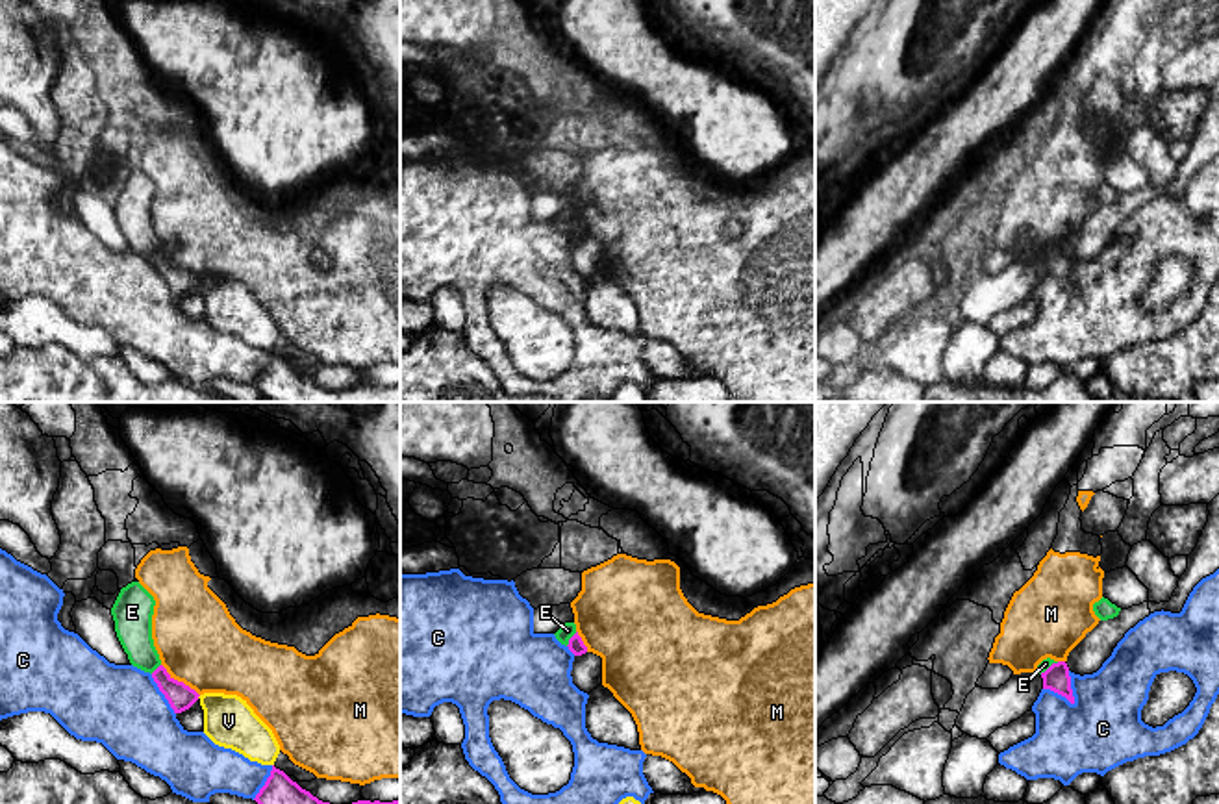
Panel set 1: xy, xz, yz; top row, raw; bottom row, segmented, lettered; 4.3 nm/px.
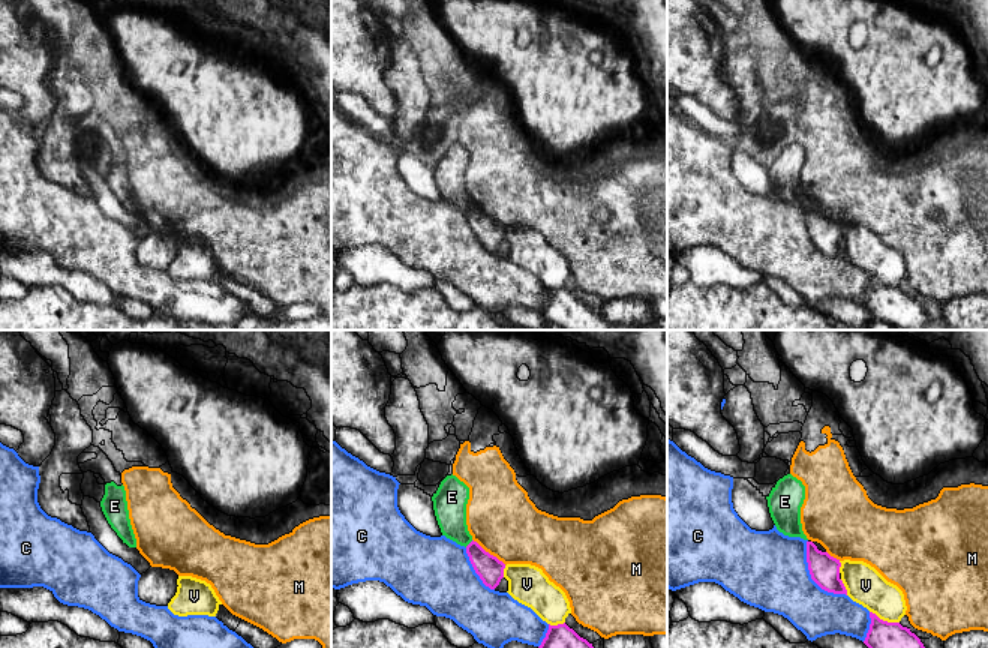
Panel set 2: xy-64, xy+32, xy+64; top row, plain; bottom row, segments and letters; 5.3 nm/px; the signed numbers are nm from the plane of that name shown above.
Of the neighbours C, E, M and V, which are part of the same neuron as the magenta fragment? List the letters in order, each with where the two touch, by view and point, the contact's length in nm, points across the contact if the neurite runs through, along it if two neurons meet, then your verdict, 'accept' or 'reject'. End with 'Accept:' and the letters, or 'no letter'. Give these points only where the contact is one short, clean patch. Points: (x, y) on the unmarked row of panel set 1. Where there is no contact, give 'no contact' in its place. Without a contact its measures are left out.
C: contact yz (1060, 278); length 160 nm; reject
E: contact xz (569, 225); length 80 nm; border xz (577, 217), (565, 230); reject
M: contact xy (180, 267); length 220 nm; reject
V: no contact; reject
Accept: no letter

